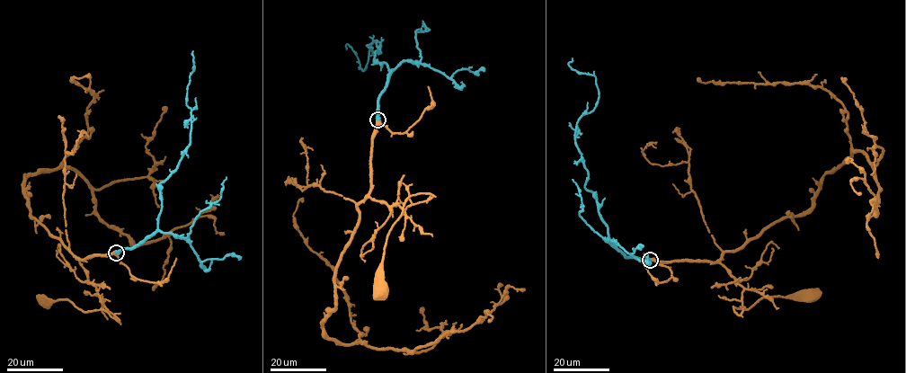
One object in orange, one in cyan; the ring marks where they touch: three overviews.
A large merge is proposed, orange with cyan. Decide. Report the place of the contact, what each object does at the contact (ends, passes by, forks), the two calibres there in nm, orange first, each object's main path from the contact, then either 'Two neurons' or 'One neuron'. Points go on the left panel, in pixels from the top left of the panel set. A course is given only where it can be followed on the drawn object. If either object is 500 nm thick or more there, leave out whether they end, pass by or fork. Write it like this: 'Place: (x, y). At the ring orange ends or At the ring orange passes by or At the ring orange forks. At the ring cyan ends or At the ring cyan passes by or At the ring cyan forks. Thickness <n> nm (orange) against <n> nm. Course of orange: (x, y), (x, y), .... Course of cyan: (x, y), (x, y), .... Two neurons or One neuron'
Place: (116, 253). Thickness 800 nm (orange) against 750 nm. Course of orange: (116, 253), (79, 261), (100, 302), (119, 321), (102, 310), (85, 312), (66, 299), (42, 302). Course of cyan: (116, 253), (132, 248), (157, 228), (161, 182), (177, 167), (190, 143), (187, 85), (195, 67), (193, 50). One neuron

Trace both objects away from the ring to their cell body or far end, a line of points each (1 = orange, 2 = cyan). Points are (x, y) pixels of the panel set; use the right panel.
1: (650, 260), (719, 263), (743, 288), (743, 308), (739, 315), (732, 306), (748, 309), (765, 297), (812, 297)
2: (650, 260), (613, 247), (585, 187), (577, 122), (594, 108), (599, 90), (594, 76), (568, 65), (572, 57)

